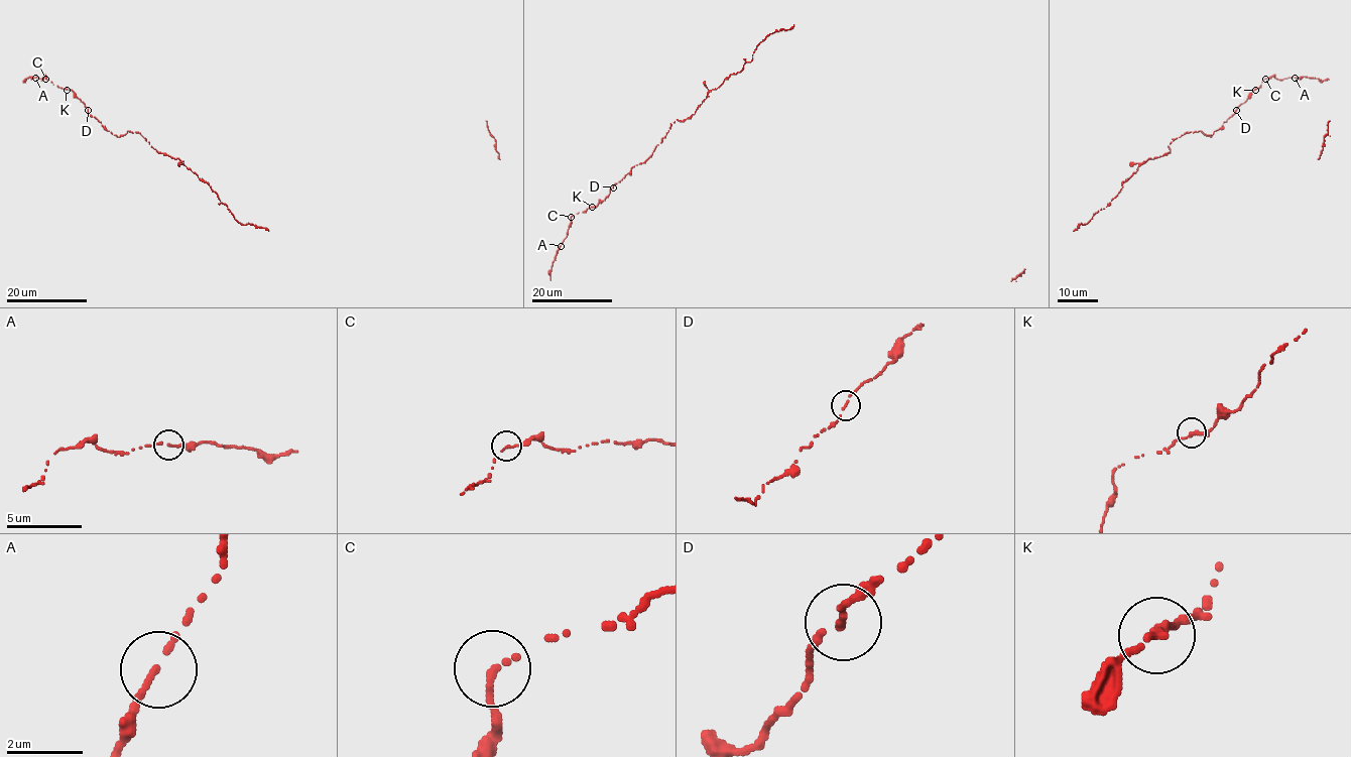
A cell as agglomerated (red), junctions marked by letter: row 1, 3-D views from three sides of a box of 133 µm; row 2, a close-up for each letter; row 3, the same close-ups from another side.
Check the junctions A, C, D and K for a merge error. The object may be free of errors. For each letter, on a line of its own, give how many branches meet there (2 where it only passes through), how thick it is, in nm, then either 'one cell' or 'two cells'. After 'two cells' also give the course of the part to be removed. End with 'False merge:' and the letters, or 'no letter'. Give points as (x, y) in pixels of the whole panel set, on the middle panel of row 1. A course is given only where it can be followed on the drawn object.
A: branches 2; calibre 150 nm; one cell
C: branches 1; calibre 220 nm; one cell
D: branches 2; calibre 130 nm; one cell
K: branches 2; calibre 240 nm; one cell
False merge: no letter

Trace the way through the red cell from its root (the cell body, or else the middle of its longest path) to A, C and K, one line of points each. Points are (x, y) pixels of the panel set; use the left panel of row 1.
A: (233, 216), (177, 158), (159, 153), (139, 133), (117, 137), (88, 113), (74, 92), (35, 78)
C: (233, 216), (177, 158), (159, 153), (139, 133), (117, 137), (107, 131), (74, 92), (45, 79)
K: (233, 216), (177, 158), (159, 153), (139, 133), (117, 137), (107, 131), (67, 90)

